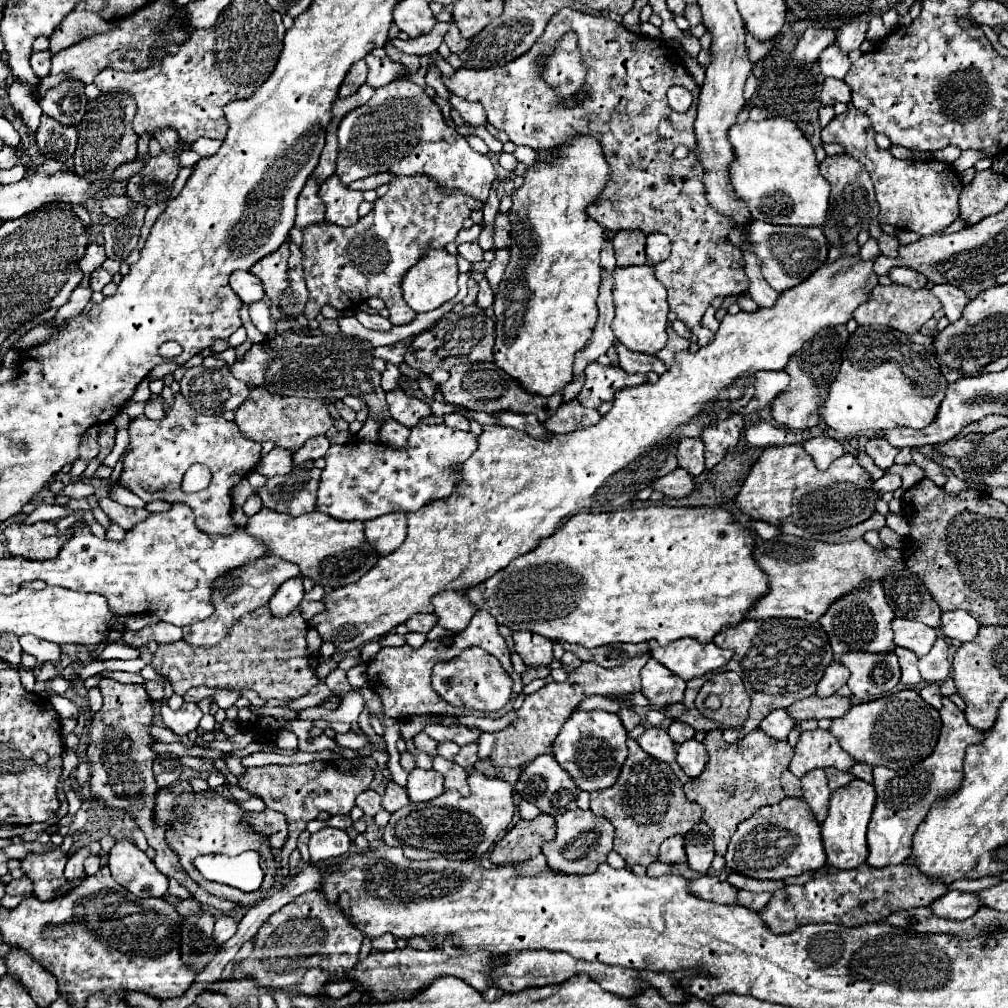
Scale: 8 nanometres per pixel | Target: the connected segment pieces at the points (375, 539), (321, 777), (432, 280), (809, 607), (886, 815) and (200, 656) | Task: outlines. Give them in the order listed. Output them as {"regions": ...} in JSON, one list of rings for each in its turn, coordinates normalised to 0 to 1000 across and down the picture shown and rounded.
{"regions":[[[[400,508],[376,512],[368,518],[362,518],[362,536],[372,544],[376,552],[384,552],[392,548],[404,528],[404,514]]],[[[307,756],[297,760],[257,760],[257,762],[243,762],[235,776],[239,782],[255,788],[269,804],[277,804],[285,810],[287,815],[287,831],[275,849],[275,859],[281,859],[281,869],[287,869],[285,855],[287,847],[295,841],[295,831],[301,823],[305,823],[305,815],[313,813],[316,806],[324,804],[328,810],[332,808],[346,808],[352,800],[352,792],[366,782],[370,774],[370,764],[366,760],[354,760],[348,766],[338,766],[328,756]]],[[[424,248],[418,260],[408,264],[408,268],[400,274],[400,280],[398,280],[400,298],[414,312],[428,310],[453,292],[453,272],[455,268],[453,268],[451,254],[447,254],[443,248]]],[[[775,530],[753,540],[747,546],[747,556],[761,569],[763,587],[741,605],[741,615],[797,613],[809,617],[828,593],[856,581],[856,575],[874,575],[884,565],[896,563],[896,558],[886,558],[876,546],[862,542],[856,534],[838,540],[820,540]]],[[[936,690],[934,696],[936,696],[936,702],[932,704],[932,708],[934,708],[936,720],[934,720],[932,736],[930,736],[924,750],[920,750],[916,756],[912,756],[912,758],[908,758],[904,762],[896,762],[896,764],[888,764],[888,766],[882,764],[882,762],[874,762],[874,760],[866,762],[866,780],[868,780],[868,786],[870,786],[870,798],[868,798],[868,804],[866,804],[864,815],[862,815],[862,823],[860,823],[860,839],[862,839],[860,857],[866,859],[866,861],[876,861],[876,859],[884,859],[884,857],[896,857],[904,849],[904,845],[906,845],[906,827],[908,827],[910,819],[916,815],[916,812],[920,810],[926,796],[941,792],[953,782],[957,742],[961,738],[969,738],[969,736],[977,734],[977,724],[965,722],[957,714],[957,708],[939,690]]],[[[263,601],[263,605],[253,605],[253,609],[239,613],[239,617],[229,623],[229,629],[209,645],[186,641],[182,635],[158,639],[150,661],[156,665],[156,669],[168,673],[174,688],[178,690],[182,690],[191,681],[211,681],[227,685],[249,683],[261,694],[297,692],[307,688],[307,685],[316,677],[307,661],[303,635],[305,623],[307,619],[299,611],[297,603],[293,603],[283,613],[273,613]]]]}

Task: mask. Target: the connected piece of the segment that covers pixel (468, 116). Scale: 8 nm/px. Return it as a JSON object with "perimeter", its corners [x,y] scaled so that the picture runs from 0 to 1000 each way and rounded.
{"perimeter":[[[445,93],[445,103],[447,107],[451,107],[457,117],[465,123],[471,123],[471,125],[479,125],[483,121],[483,115],[479,113],[479,105],[475,105],[473,101],[463,101],[459,97],[455,97],[453,93]]]}

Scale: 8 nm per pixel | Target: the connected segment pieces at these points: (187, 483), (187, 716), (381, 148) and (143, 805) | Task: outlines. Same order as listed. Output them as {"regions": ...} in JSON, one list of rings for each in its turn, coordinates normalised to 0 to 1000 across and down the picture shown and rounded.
{"regions":[[[[193,460],[183,471],[180,484],[185,489],[194,489],[206,483],[210,475],[208,466],[199,460]]],[[[182,696],[182,700],[174,706],[166,698],[160,700],[160,712],[162,712],[164,720],[176,730],[186,730],[189,724],[195,724],[199,710],[201,710],[201,706],[191,696]]],[[[406,79],[374,87],[364,103],[348,109],[338,119],[334,139],[336,155],[332,173],[342,185],[376,171],[402,175],[424,173],[439,187],[455,187],[481,200],[493,179],[485,155],[471,151],[461,135],[443,131],[443,121],[436,113],[434,103],[424,97],[420,87]]],[[[102,673],[100,679],[100,688],[102,688],[102,700],[98,706],[94,706],[92,714],[90,714],[90,736],[86,742],[86,750],[90,756],[90,792],[98,794],[100,798],[108,800],[108,802],[122,802],[126,806],[130,806],[130,810],[134,812],[136,819],[142,823],[146,835],[150,841],[154,841],[156,849],[152,851],[154,859],[166,869],[166,871],[174,871],[182,881],[188,883],[188,887],[201,899],[213,901],[219,907],[225,907],[233,903],[235,897],[229,893],[209,889],[207,885],[203,885],[197,877],[193,877],[186,865],[180,863],[178,859],[178,851],[174,849],[174,845],[166,839],[164,835],[164,819],[152,819],[150,812],[152,812],[152,798],[154,798],[154,786],[156,786],[156,778],[154,772],[150,768],[150,758],[154,754],[154,746],[148,742],[148,738],[152,736],[152,732],[146,728],[146,720],[150,718],[150,710],[152,710],[152,702],[150,702],[150,694],[144,688],[140,679],[120,679],[108,673]]]]}

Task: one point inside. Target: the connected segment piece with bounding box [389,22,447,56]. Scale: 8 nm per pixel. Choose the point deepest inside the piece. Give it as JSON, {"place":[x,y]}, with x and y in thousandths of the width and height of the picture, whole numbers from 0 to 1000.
{"place":[425,43]}

